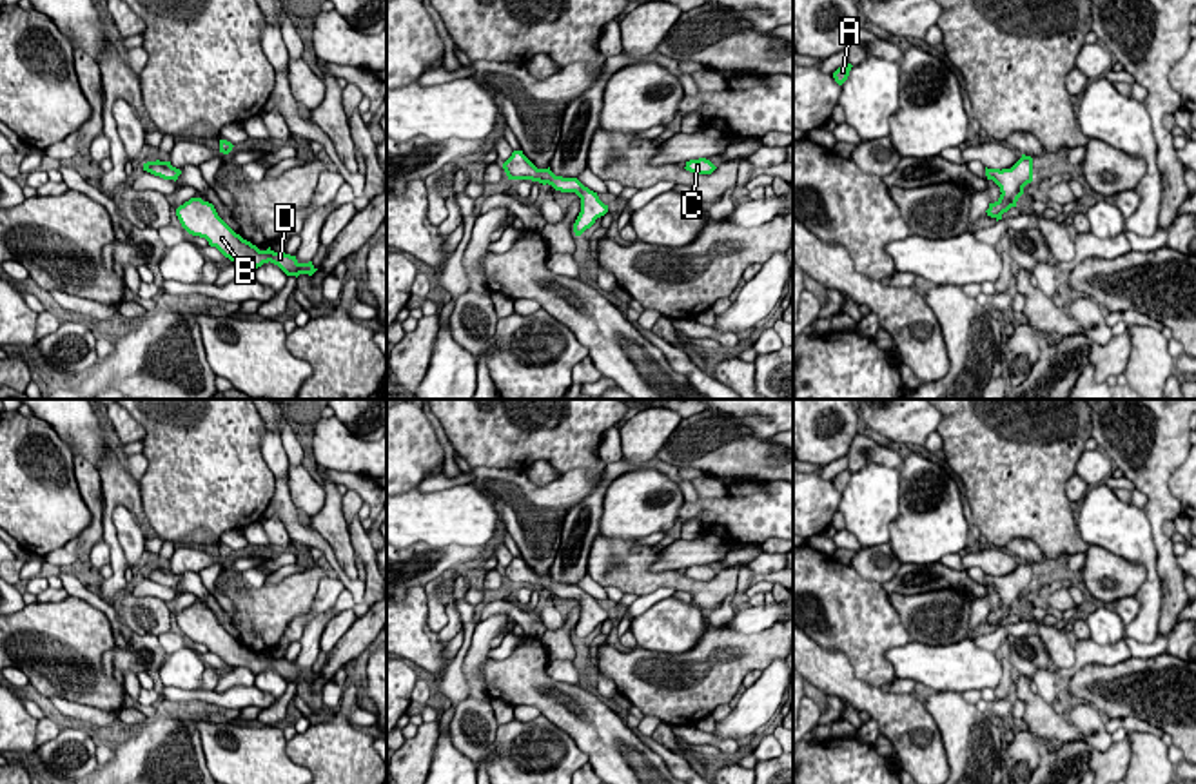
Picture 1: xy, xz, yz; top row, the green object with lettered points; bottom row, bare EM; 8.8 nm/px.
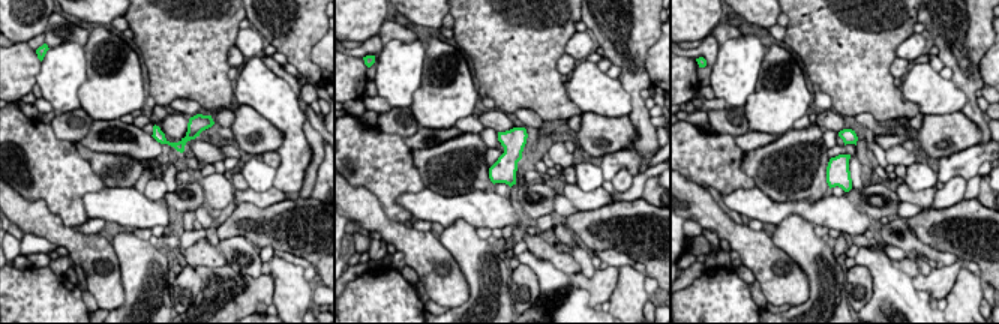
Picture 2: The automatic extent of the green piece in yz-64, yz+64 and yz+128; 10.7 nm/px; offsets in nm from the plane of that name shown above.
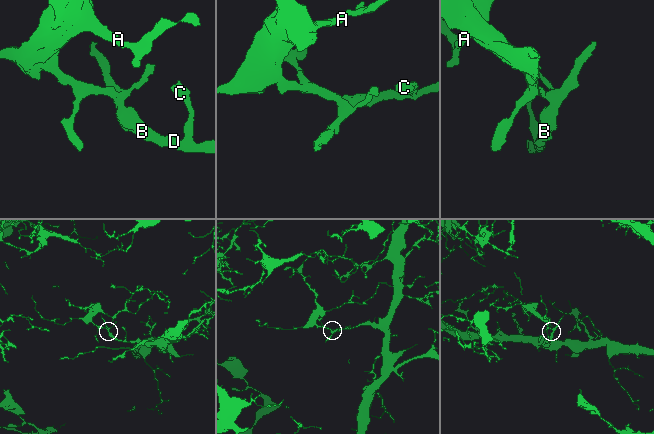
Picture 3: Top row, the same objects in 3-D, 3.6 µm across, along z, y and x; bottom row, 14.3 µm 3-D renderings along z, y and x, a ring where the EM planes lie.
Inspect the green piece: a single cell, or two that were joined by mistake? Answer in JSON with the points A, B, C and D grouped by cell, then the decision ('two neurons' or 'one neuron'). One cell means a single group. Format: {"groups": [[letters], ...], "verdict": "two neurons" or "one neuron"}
{"groups": [["A", "B", "C", "D"]], "verdict": "one neuron"}

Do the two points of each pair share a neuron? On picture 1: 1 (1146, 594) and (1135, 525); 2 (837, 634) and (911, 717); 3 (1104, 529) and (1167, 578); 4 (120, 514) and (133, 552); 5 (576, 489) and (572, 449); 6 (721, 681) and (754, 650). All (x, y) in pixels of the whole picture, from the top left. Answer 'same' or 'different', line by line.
1: same
2: different
3: different
4: same
5: different
6: same

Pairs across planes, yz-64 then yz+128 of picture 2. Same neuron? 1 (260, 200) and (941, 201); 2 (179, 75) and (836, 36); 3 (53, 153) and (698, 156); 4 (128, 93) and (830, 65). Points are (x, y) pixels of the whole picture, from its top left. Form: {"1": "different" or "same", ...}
{"1": "different", "2": "same", "3": "same", "4": "different"}

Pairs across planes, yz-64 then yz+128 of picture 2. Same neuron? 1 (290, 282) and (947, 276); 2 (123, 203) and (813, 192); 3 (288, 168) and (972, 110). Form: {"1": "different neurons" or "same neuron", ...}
{"1": "different neurons", "2": "different neurons", "3": "different neurons"}

